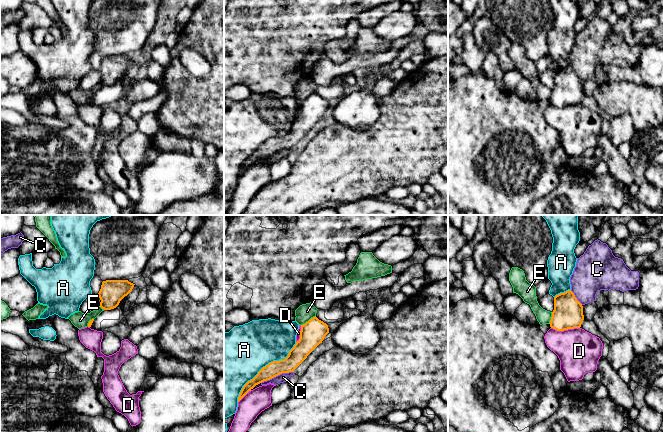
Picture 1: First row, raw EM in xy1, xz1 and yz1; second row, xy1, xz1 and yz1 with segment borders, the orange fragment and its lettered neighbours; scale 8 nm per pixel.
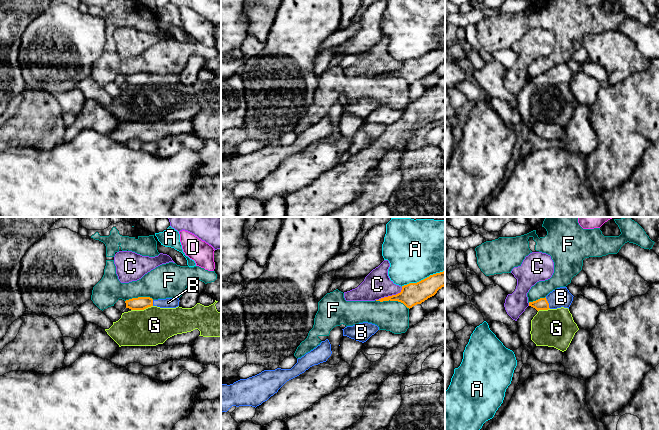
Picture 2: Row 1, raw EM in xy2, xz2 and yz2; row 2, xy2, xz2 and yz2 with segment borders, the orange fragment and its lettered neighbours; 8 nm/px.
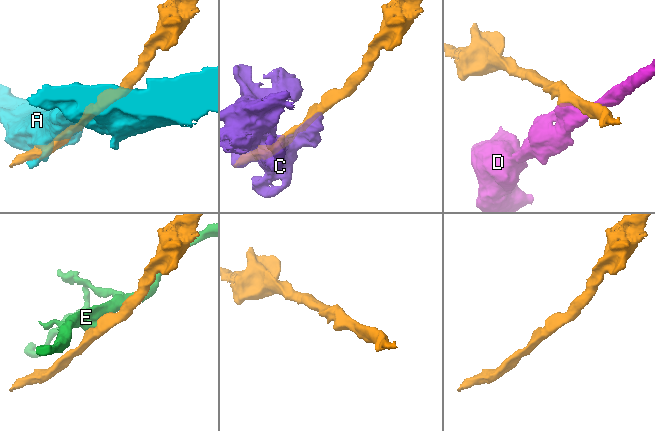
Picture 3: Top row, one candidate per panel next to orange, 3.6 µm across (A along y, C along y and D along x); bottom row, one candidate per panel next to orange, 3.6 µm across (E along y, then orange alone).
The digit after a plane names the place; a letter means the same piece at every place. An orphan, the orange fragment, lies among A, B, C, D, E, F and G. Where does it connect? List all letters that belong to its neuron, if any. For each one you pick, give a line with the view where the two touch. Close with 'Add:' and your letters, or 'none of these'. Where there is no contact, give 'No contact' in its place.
B: Touches orange in yz2
Add: B

